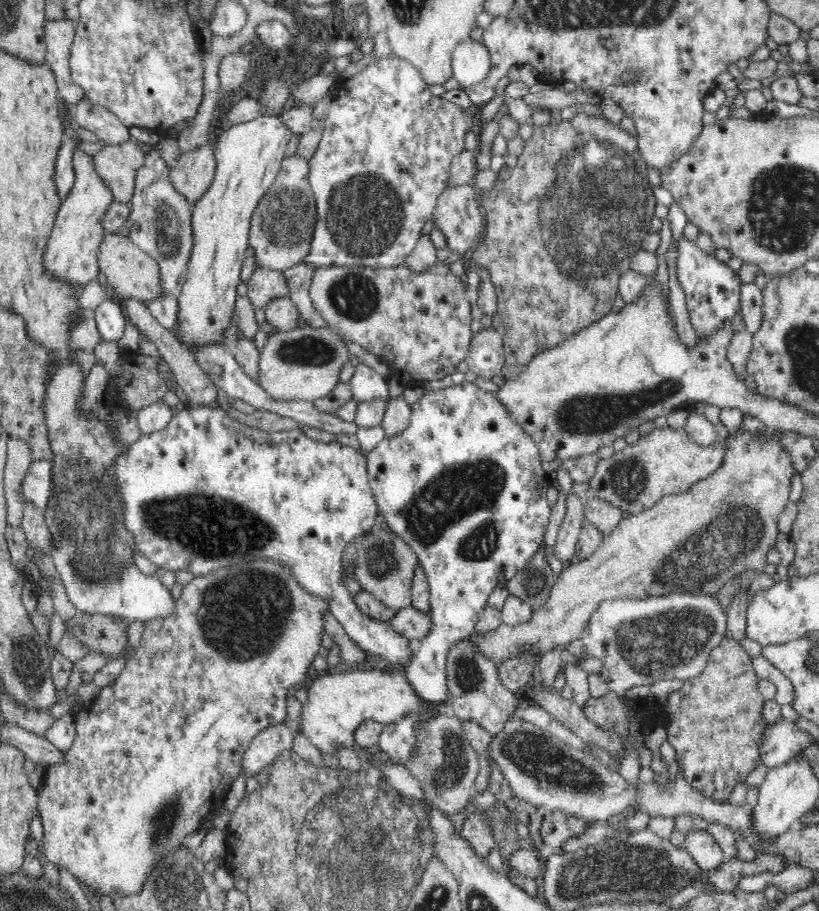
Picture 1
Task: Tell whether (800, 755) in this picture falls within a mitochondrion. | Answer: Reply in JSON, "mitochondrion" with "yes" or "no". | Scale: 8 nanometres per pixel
{"mitochondrion":"no"}

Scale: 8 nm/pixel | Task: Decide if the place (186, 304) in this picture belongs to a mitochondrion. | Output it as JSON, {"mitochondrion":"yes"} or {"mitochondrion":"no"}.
{"mitochondrion":"no"}

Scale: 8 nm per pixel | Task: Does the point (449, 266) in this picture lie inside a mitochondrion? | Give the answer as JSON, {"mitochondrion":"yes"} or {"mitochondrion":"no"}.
{"mitochondrion":"no"}

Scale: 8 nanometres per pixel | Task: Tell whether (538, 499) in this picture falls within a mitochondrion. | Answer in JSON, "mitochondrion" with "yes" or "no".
{"mitochondrion":"no"}

